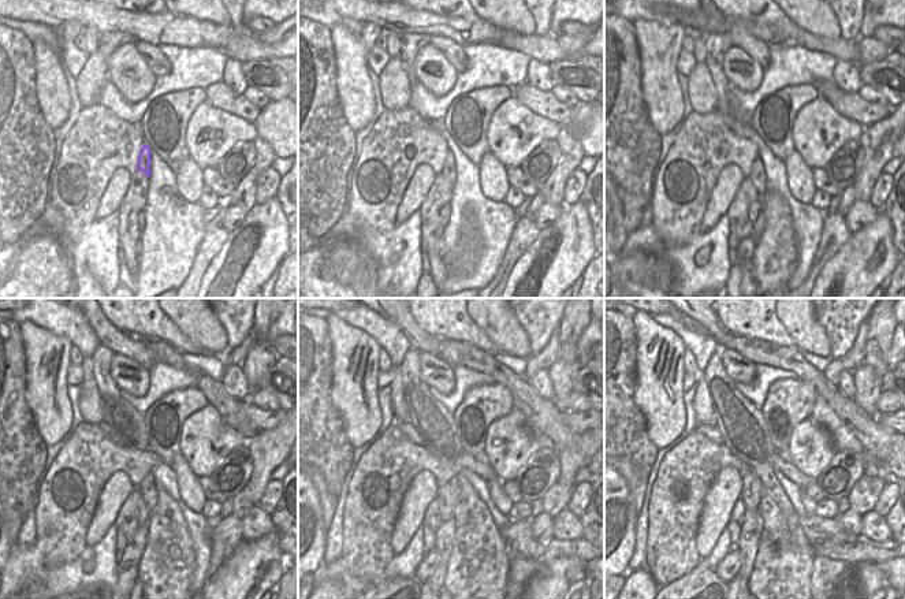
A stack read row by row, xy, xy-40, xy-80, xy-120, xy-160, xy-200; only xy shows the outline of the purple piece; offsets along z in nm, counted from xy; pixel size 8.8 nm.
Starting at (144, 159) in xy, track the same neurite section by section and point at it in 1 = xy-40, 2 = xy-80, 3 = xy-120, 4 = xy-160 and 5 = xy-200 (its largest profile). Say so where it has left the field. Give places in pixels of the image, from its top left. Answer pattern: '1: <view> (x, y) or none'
1: xy-40 (450, 170)
2: xy-80 (758, 175)
3: xy-120 (148, 487)
4: xy-160 (460, 508)
5: xy-200 (773, 520)

